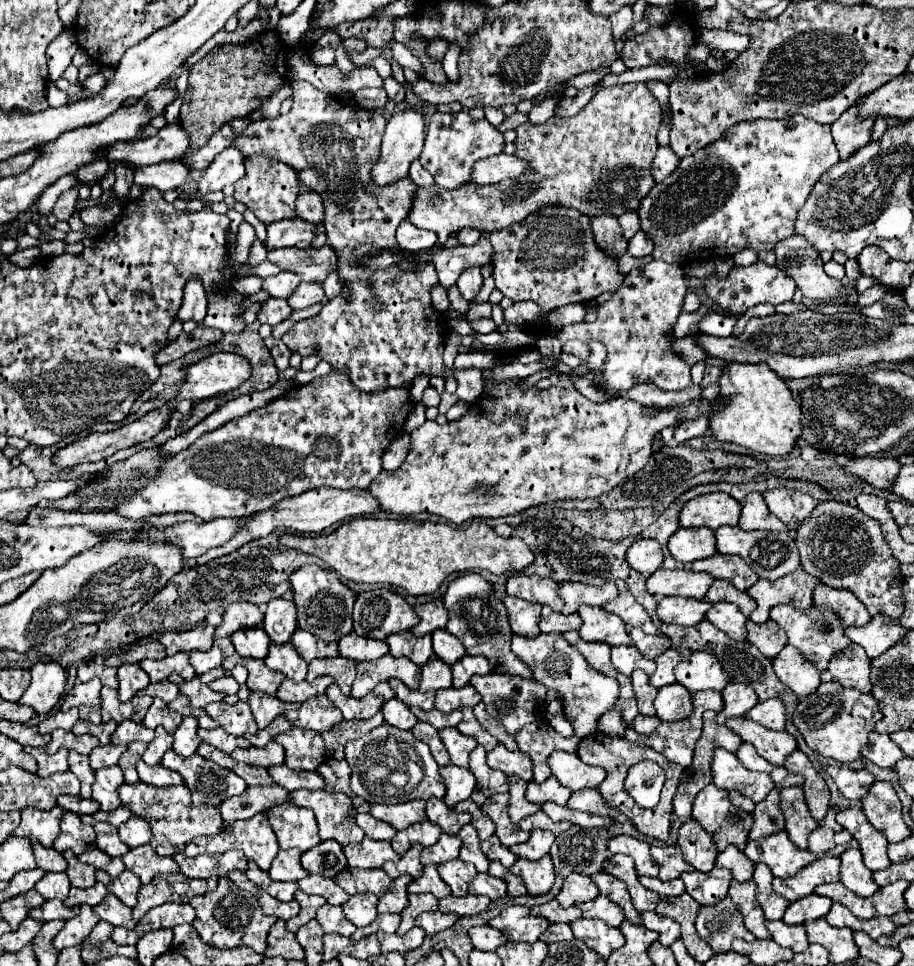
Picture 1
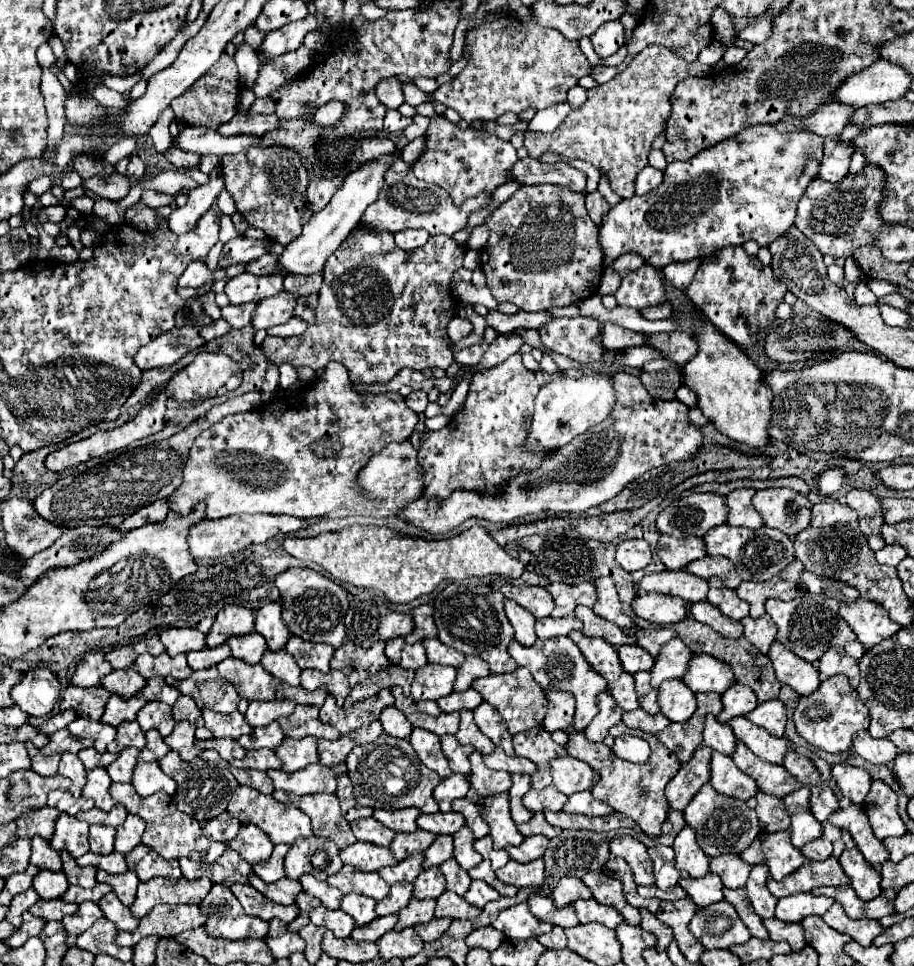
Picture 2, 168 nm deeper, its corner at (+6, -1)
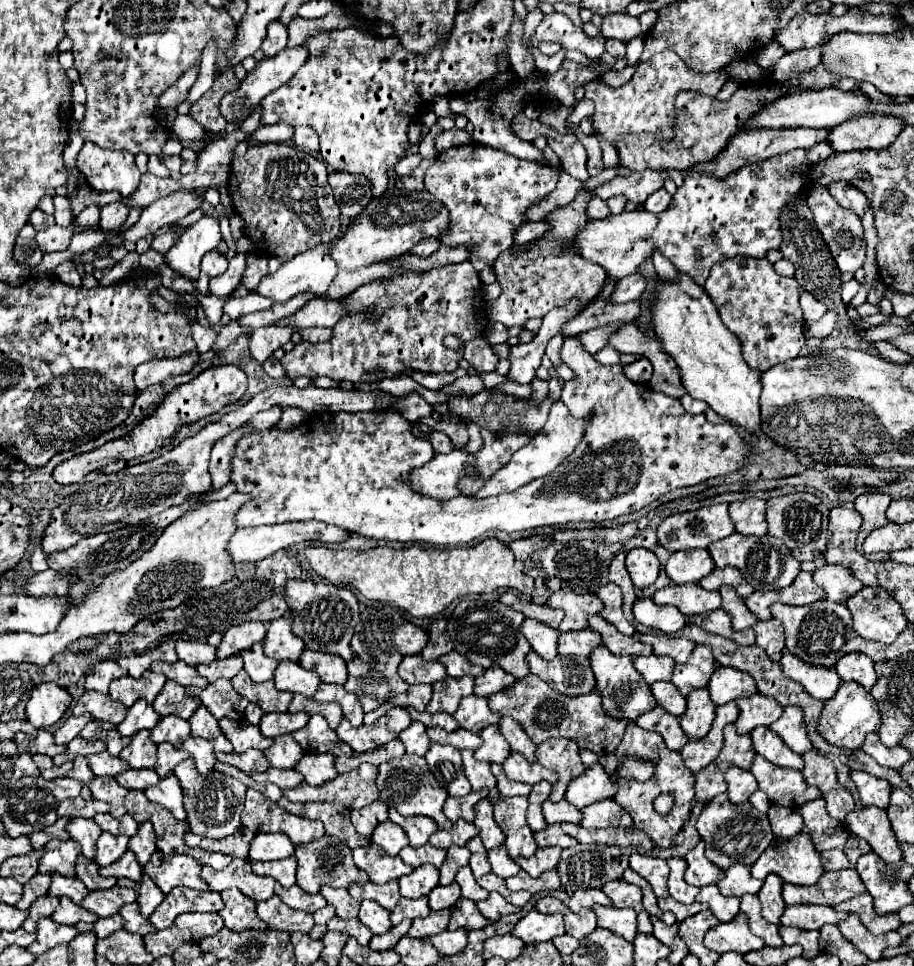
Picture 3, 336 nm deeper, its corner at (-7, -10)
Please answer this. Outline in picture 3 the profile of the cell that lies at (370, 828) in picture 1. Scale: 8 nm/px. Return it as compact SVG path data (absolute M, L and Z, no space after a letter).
M390 820L382 822L380 826L376 826L376 830L374 830L370 840L374 844L378 844L390 856L398 856L398 852L404 846L408 846L408 836L404 834L404 830L398 824L390 822Z

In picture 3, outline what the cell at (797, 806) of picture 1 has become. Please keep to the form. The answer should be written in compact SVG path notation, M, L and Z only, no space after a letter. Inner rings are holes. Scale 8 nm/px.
M818 798L818 800L812 800L804 806L800 806L800 814L804 818L806 832L810 834L812 844L818 852L824 852L830 848L840 848L840 850L844 848L850 832L842 822L834 820L826 812L824 798ZM840 826L842 826L842 830L840 830Z

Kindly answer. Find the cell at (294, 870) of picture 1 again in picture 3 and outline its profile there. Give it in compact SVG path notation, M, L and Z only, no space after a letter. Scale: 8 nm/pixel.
M294 856L286 860L274 860L274 862L252 862L252 870L258 876L272 876L284 888L290 888L292 884L296 884L296 858Z

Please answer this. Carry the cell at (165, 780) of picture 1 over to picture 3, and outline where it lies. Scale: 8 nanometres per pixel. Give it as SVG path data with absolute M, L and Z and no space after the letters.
M168 774L166 778L162 778L156 786L144 790L144 794L148 796L150 802L168 808L174 814L174 818L186 820L184 792L182 792L182 786L174 774Z

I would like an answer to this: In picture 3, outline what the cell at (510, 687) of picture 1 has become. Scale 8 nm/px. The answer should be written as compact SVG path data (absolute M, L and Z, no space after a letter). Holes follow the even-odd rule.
M528 674L526 678L516 680L512 686L488 696L488 704L492 712L498 712L502 716L512 716L528 734L528 738L534 744L542 744L548 738L572 738L582 748L594 748L596 754L612 754L618 744L622 742L624 728L628 726L628 720L618 720L608 716L608 712L602 708L602 698L598 692L590 692L586 696L568 698L564 694L558 694L552 690L546 682L536 678L534 674ZM544 710L544 724L540 724L540 712Z

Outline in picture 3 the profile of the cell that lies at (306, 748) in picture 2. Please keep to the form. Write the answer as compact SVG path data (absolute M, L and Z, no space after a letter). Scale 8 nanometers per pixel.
M304 754L294 768L312 786L322 784L322 782L326 782L338 774L334 768L334 756L332 754Z

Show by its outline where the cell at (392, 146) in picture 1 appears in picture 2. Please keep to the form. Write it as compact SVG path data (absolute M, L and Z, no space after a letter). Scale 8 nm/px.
M387 153L379 161L373 161L373 163L365 165L363 169L347 175L345 183L333 195L327 209L321 209L319 213L315 213L311 217L311 221L303 225L301 237L291 241L285 247L285 251L279 255L279 271L277 273L283 273L283 275L287 275L287 273L293 273L293 275L319 273L323 269L323 265L327 263L327 257L337 251L337 247L343 243L343 239L359 225L359 219L365 213L365 209L377 199L379 191L383 189L383 175L391 167L391 163L393 163L393 155Z

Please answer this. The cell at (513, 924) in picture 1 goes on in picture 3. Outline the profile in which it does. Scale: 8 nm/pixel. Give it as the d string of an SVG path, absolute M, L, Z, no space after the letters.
M532 908L510 932L520 938L524 944L536 944L552 940L554 936L564 934L564 916L562 914L542 914Z

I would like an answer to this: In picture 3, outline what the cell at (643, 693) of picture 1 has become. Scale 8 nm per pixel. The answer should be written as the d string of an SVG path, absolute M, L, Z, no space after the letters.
M654 682L652 684L652 694L654 694L656 702L666 712L670 712L674 716L682 716L682 712L686 710L684 696L680 696L680 692L676 690L676 686L670 684L670 682Z

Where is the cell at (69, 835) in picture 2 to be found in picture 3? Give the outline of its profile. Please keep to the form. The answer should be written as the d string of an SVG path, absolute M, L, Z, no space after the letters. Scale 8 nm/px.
M72 818L66 826L68 834L72 840L76 840L82 846L82 854L88 860L94 860L96 856L96 840L100 838L102 830L96 826L94 820L86 820L86 818Z

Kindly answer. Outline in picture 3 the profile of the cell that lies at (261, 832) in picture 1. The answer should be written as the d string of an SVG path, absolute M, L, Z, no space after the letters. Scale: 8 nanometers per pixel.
M256 834L256 838L250 844L248 858L250 860L262 860L262 862L272 862L272 860L282 860L294 854L292 842L284 838L284 834Z

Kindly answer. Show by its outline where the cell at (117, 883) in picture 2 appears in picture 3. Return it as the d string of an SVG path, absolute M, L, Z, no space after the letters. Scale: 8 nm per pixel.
M144 874L140 882L130 882L128 878L120 878L118 886L122 888L132 888L136 892L136 902L140 906L142 916L150 916L154 908L164 900L164 894L158 890L158 886Z

